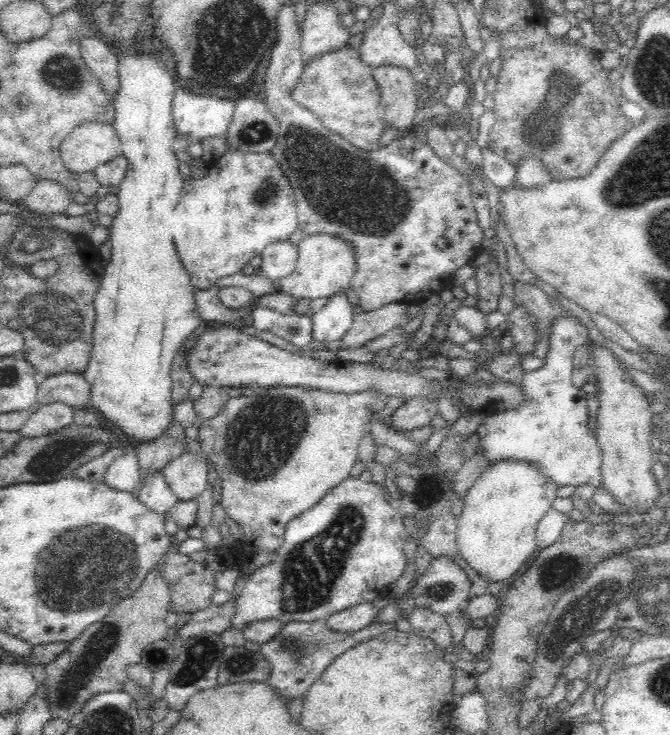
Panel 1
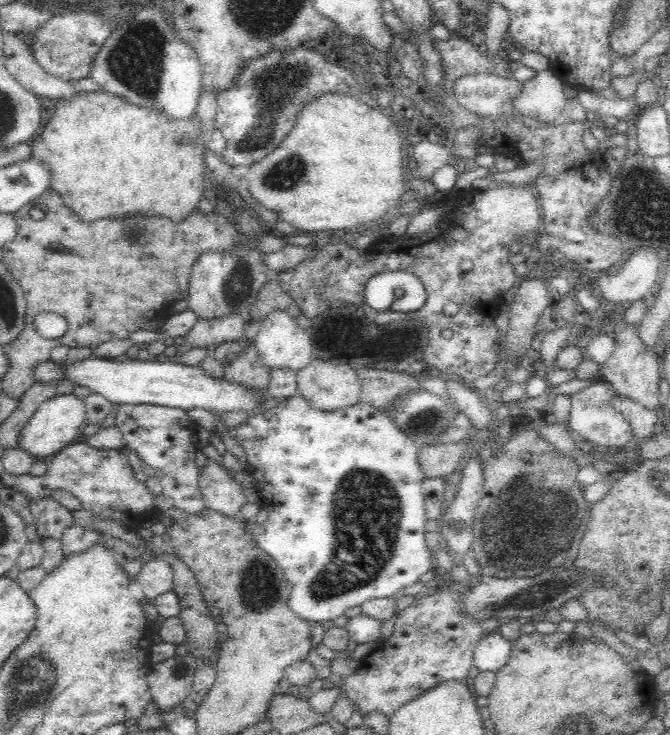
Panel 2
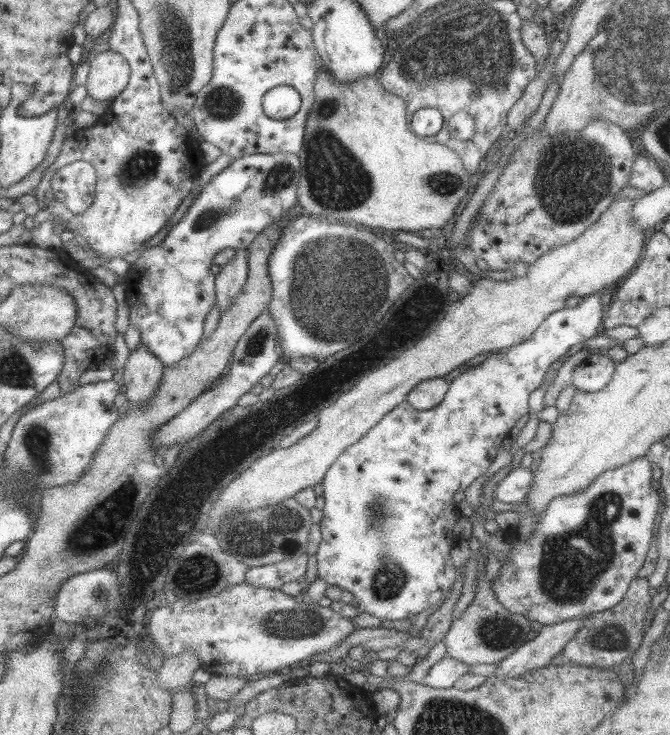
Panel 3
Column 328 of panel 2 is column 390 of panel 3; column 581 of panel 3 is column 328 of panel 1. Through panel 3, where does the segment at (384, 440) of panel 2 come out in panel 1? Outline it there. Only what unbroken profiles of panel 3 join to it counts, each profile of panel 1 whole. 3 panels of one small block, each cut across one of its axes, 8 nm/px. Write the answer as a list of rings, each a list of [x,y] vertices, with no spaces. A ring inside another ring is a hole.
[[[344,290],[330,296],[326,306],[311,316],[312,339],[324,344],[340,341],[352,327],[352,308]]]

